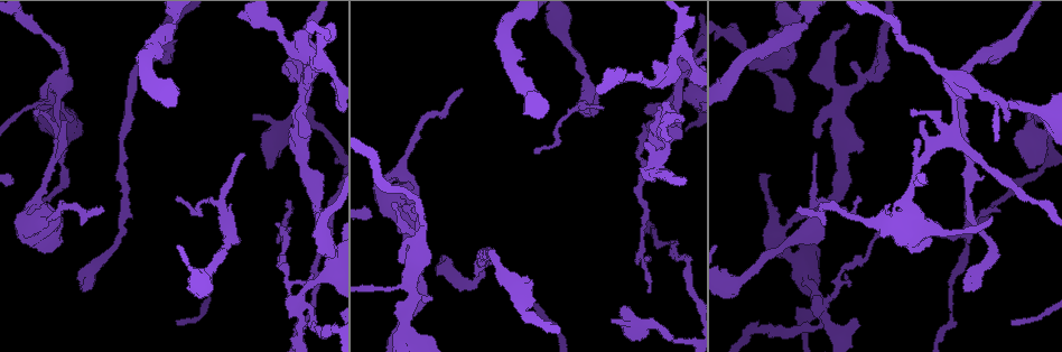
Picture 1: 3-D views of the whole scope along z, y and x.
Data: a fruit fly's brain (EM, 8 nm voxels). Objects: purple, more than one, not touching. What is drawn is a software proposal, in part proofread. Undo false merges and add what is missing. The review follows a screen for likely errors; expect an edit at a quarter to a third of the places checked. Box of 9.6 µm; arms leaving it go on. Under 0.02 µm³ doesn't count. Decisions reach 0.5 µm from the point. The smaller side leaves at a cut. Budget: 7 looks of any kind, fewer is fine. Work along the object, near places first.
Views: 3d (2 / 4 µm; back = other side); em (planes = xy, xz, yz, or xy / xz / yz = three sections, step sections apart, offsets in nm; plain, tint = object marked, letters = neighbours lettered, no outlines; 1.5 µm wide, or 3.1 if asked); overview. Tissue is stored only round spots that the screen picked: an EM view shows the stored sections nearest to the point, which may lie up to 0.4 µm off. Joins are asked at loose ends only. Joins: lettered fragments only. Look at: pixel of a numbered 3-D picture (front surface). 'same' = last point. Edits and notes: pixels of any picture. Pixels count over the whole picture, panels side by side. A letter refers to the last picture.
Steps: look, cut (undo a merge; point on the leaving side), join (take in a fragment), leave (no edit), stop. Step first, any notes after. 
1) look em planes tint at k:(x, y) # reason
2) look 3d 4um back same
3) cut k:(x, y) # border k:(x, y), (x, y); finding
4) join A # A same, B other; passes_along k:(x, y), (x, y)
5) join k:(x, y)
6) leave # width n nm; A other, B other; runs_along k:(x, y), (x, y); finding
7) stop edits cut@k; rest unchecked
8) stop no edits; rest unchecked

look 3d 2um at 1:(817, 153) # an open end

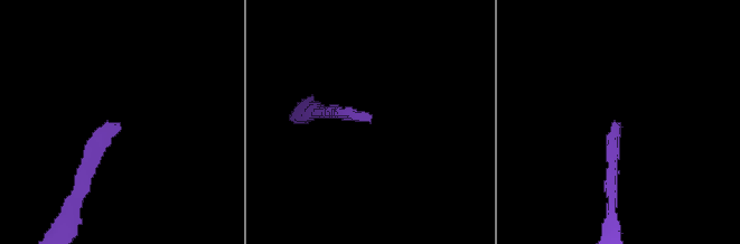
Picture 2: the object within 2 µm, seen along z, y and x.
look em planes plain at 2:(117, 123)

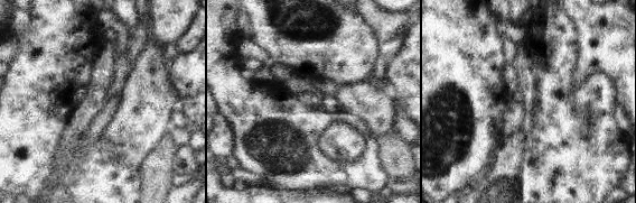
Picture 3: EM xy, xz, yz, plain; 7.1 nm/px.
look em planes letters same

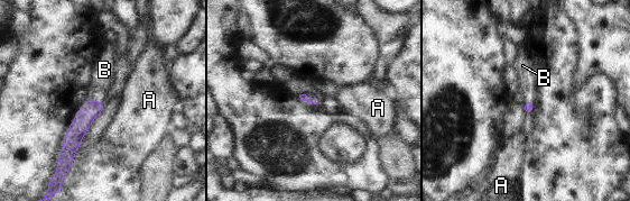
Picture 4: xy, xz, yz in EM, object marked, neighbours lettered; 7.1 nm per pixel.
join B # longest_contact B 50 nm; A other, B same; it goes on there

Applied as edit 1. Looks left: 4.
look em planes plain at 1:(821, 302)

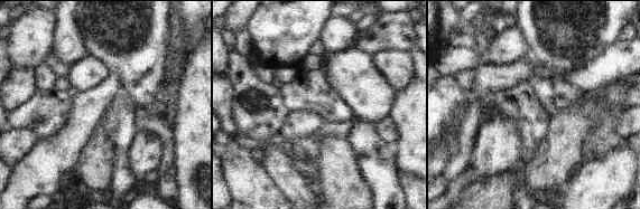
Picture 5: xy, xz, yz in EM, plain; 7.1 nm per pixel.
look em planes letters same # see the neighbours

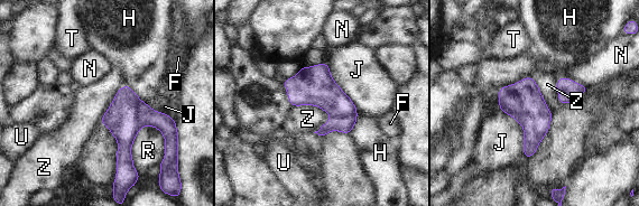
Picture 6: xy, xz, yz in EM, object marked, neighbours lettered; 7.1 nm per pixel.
cut 6:(342, 124) # width 220 nm; longest_contact J 360 nm; F other, H other, J other, N other, R other, T other, U other, Z other; two neurons meet here

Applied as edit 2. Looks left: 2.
stop edits join@4, cut@6; rest unchecked

